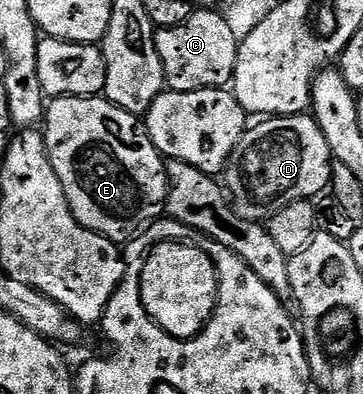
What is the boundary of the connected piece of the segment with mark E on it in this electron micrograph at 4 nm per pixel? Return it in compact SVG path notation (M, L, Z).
M102 95L97 96L56 96L46 105L45 108L45 139L47 142L47 153L49 162L53 162L53 170L57 178L61 178L61 186L67 195L67 201L71 203L73 214L81 226L101 234L105 238L116 242L134 240L148 225L154 223L164 215L167 206L167 166L165 158L153 146L149 138L144 121L138 116L121 110L115 104L110 104Z

